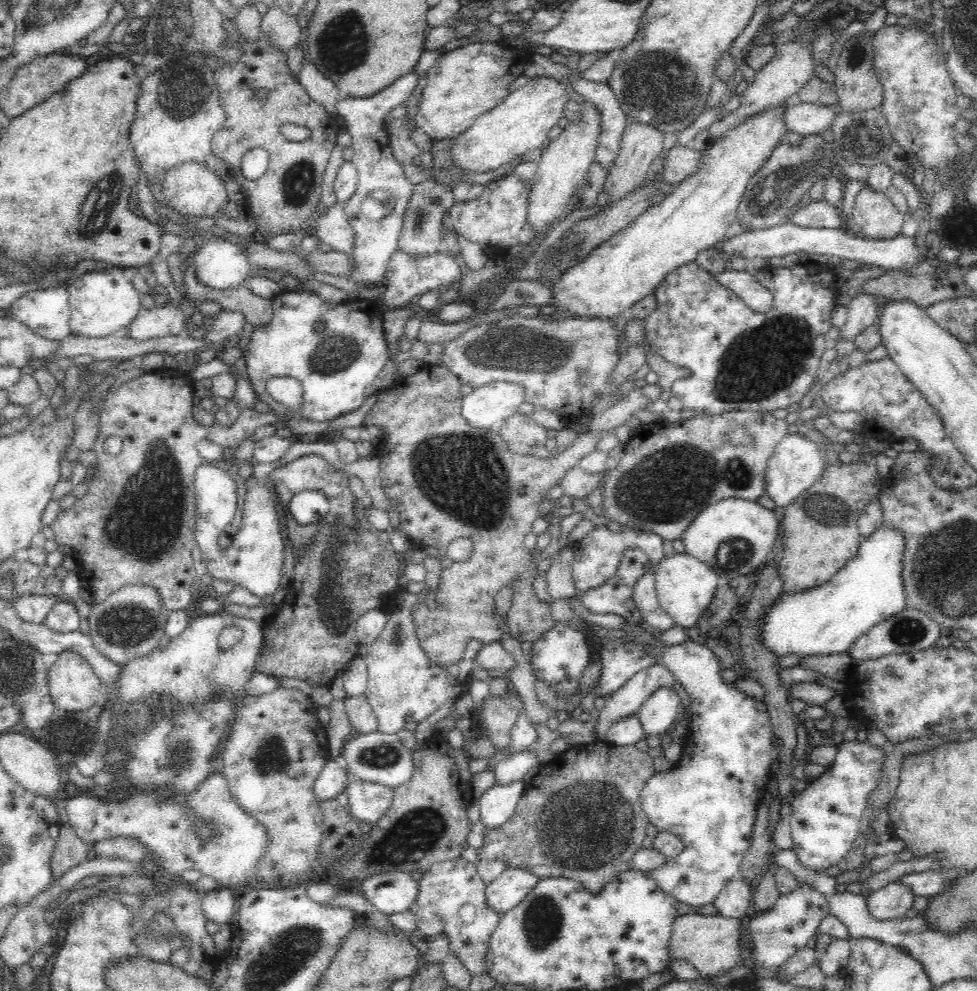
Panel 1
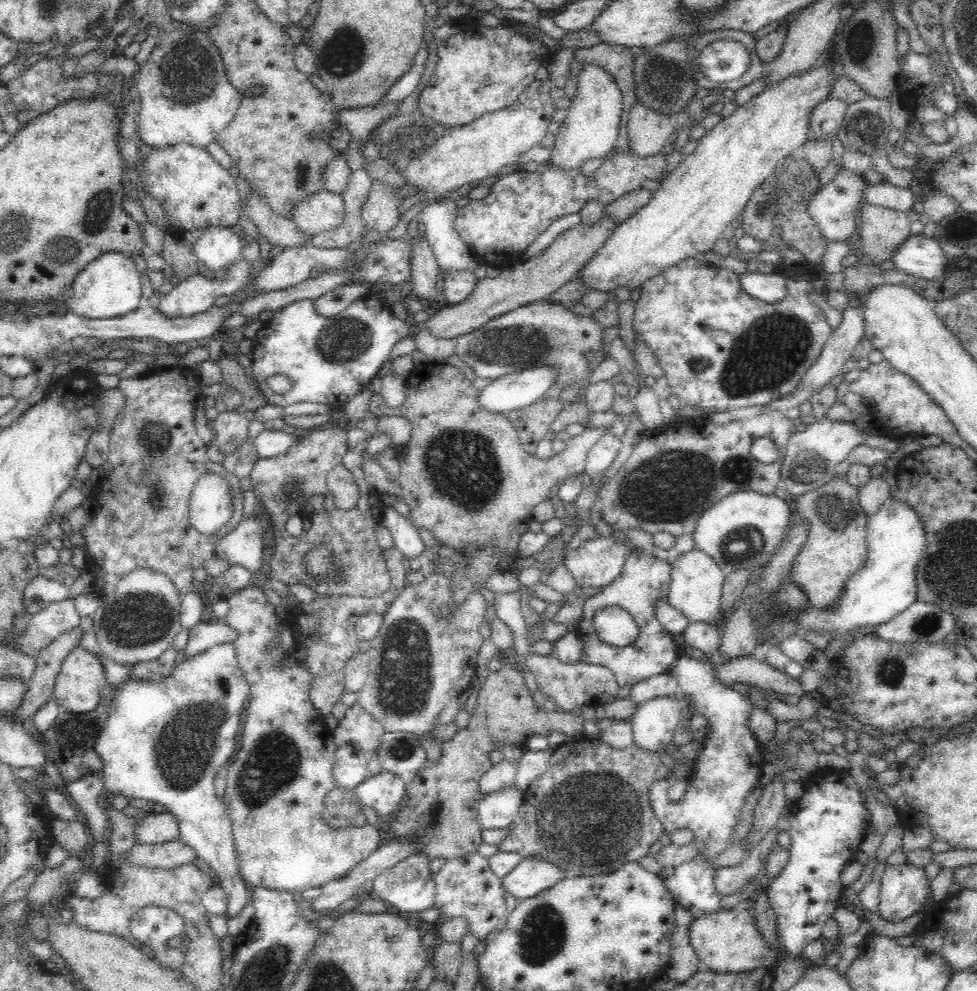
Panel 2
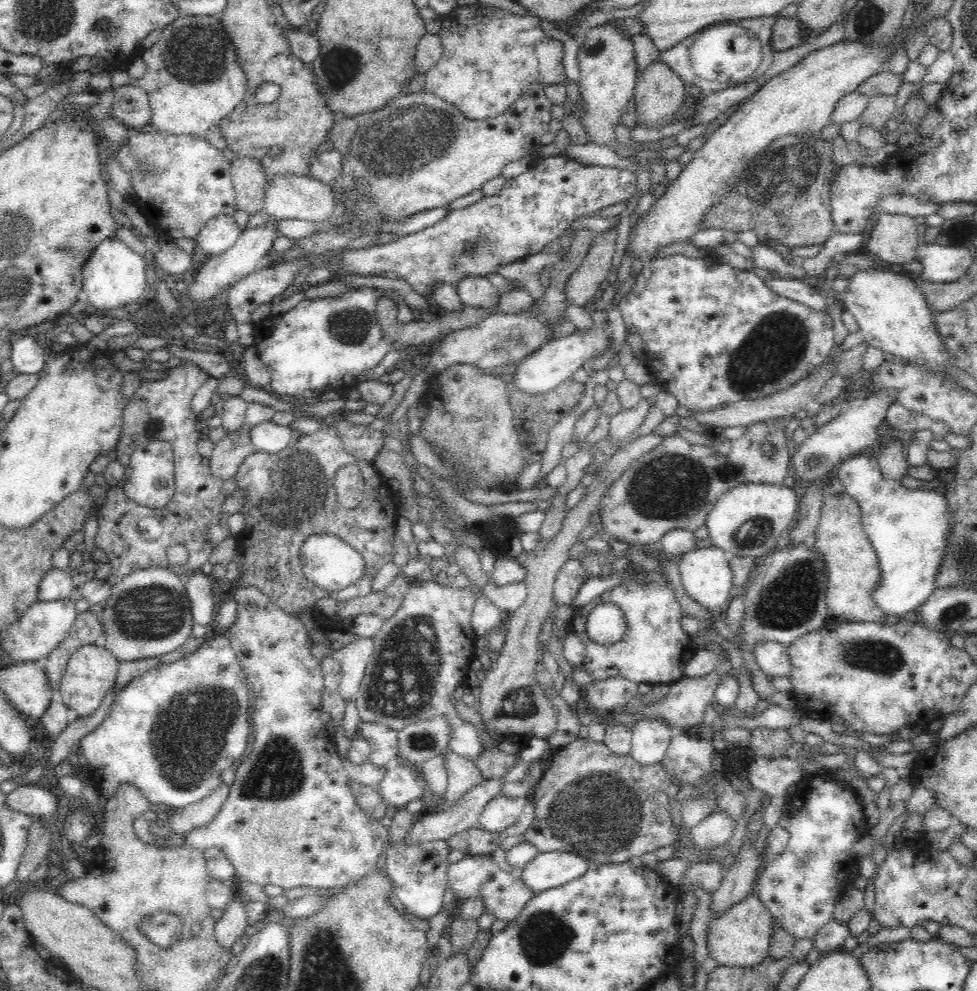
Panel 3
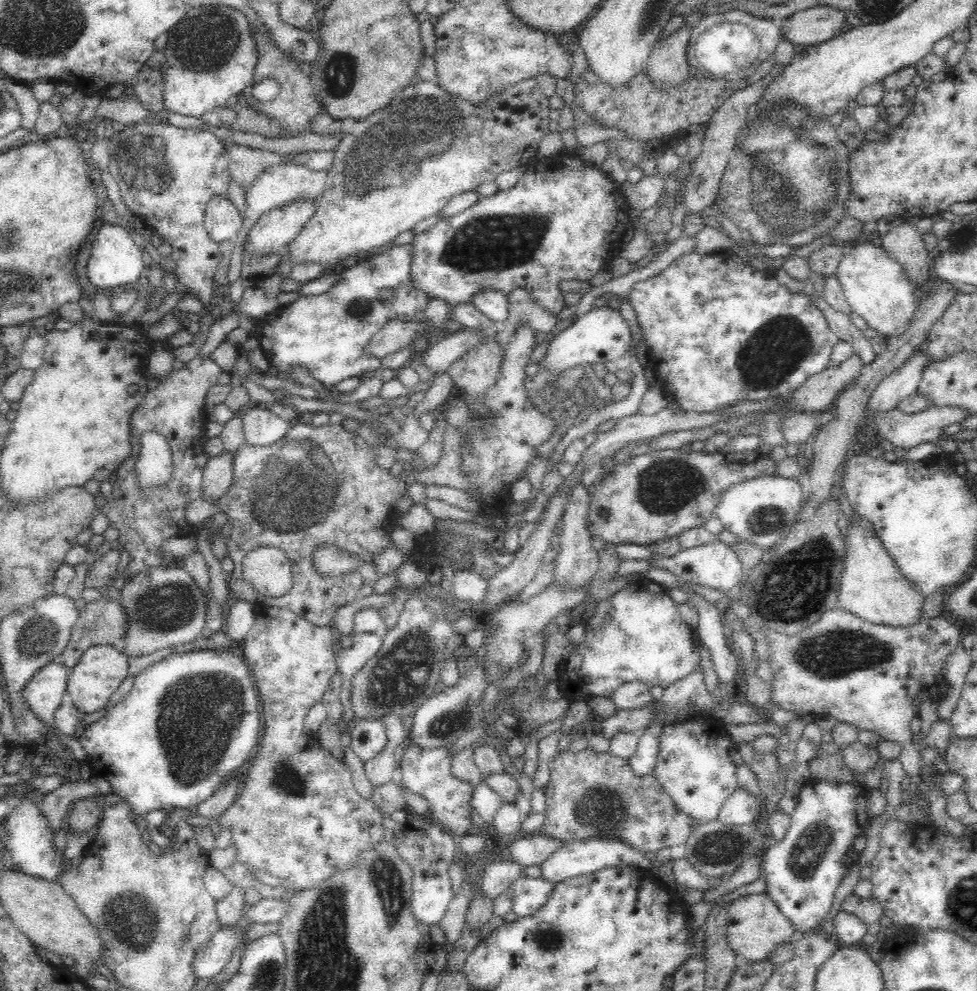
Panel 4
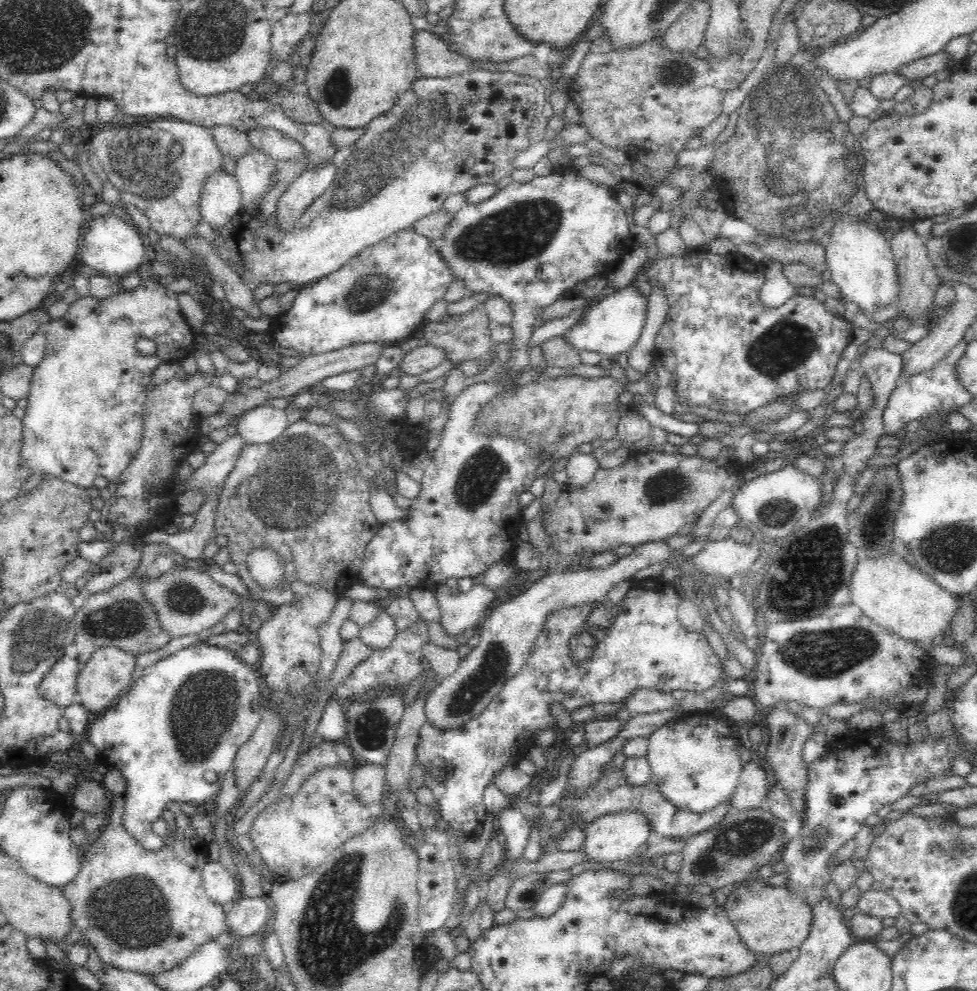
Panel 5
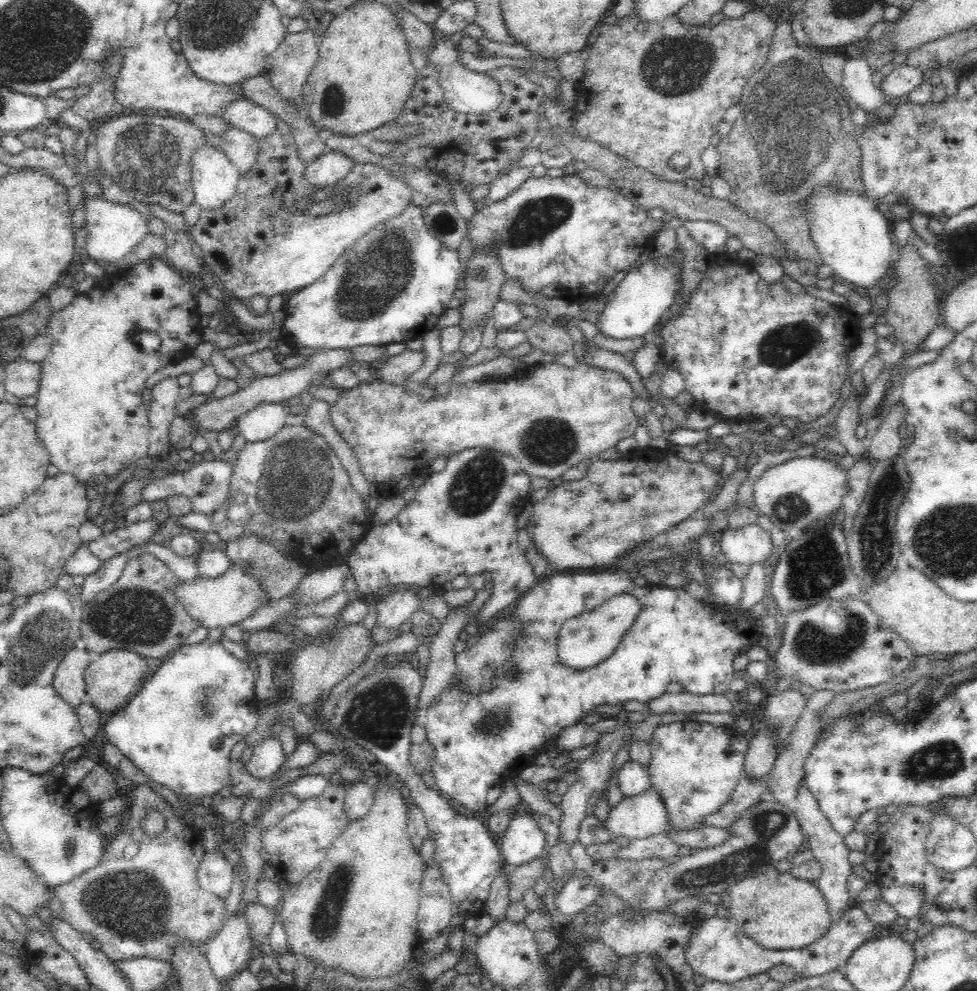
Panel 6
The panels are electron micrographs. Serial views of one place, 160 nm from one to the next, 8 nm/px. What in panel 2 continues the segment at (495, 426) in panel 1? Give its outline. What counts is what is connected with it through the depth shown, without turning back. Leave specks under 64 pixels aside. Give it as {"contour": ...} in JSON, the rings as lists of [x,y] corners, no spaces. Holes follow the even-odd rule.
{"contour":[[[532,367],[500,376],[478,392],[480,409],[506,414],[538,401],[555,382],[556,369]]]}

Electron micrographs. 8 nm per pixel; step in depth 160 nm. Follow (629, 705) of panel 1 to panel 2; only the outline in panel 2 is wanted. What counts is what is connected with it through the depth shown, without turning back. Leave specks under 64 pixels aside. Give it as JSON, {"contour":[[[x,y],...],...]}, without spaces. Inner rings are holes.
{"contour":[[[667,671],[650,676],[650,678],[644,678],[644,680],[636,682],[636,684],[632,684],[626,699],[633,706],[639,707],[652,698],[670,696],[672,694],[679,695],[680,687],[676,678]]]}

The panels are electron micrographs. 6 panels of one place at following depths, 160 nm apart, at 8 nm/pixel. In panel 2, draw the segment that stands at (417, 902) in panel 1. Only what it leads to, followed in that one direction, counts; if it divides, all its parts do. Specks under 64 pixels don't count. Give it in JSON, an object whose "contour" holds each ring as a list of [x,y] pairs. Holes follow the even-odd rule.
{"contour":[[[477,852],[446,861],[434,874],[436,894],[432,898],[432,908],[439,912],[439,918],[445,918],[446,921],[454,917],[464,917],[464,920],[468,921],[468,933],[474,935],[478,944],[484,941],[486,936],[500,929],[508,914],[501,878],[492,873],[487,859]]]}

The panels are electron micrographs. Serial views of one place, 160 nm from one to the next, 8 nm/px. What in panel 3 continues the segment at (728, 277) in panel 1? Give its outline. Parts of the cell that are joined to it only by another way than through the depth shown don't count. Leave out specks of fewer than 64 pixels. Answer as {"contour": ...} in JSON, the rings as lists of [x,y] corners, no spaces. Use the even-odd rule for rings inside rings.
{"contour":[[[773,275],[764,281],[764,285],[768,289],[772,289],[776,295],[805,304],[818,313],[828,310],[828,300],[820,296],[817,286],[812,282],[786,279]]]}

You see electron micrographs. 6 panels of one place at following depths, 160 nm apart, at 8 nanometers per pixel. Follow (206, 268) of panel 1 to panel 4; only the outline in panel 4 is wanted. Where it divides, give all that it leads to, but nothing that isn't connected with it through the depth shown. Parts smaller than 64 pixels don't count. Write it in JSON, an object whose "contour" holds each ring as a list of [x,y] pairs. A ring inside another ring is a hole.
{"contour":[[[214,197],[205,210],[204,221],[209,238],[216,243],[234,240],[243,226],[243,215],[225,197]]]}

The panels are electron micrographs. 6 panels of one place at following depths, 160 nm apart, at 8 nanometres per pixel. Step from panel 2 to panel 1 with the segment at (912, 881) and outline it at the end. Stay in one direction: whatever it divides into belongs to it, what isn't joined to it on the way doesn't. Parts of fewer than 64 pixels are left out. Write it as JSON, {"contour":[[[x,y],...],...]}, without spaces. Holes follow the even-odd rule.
{"contour":[[[894,881],[866,896],[866,909],[876,920],[892,920],[906,915],[913,900],[912,891]]]}

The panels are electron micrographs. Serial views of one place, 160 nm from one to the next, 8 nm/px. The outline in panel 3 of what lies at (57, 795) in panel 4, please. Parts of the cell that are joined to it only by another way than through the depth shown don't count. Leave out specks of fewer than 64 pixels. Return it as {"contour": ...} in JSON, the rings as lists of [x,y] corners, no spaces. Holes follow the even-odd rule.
{"contour":[[[34,818],[30,834],[27,838],[24,856],[18,865],[16,881],[26,882],[32,873],[48,857],[51,847],[50,834]]]}

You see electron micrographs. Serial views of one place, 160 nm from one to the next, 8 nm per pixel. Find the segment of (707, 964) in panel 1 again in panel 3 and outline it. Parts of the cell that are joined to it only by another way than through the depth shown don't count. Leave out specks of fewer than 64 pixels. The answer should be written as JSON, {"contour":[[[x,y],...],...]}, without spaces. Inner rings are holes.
{"contour":[[[755,892],[740,900],[720,916],[708,921],[706,926],[706,951],[716,964],[730,967],[753,967],[760,964],[768,954],[770,932],[775,918],[768,912]]]}

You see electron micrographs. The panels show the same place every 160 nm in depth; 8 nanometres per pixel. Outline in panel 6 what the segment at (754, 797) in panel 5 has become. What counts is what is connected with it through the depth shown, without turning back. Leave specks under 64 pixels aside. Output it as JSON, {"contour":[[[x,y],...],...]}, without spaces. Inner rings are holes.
{"contour":[[[764,726],[759,727],[759,732],[749,741],[748,750],[745,753],[743,762],[743,774],[752,781],[759,781],[766,778],[772,770],[774,761],[776,760],[776,741],[774,737],[764,729]]]}

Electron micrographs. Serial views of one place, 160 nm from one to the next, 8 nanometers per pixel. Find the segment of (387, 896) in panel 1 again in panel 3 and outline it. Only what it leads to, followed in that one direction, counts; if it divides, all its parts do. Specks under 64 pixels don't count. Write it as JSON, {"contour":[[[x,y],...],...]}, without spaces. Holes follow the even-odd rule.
{"contour":[[[444,840],[426,841],[419,845],[406,845],[395,841],[386,846],[385,871],[388,873],[392,895],[396,896],[408,912],[423,919],[430,919],[441,911],[446,892],[446,868],[449,847]]]}

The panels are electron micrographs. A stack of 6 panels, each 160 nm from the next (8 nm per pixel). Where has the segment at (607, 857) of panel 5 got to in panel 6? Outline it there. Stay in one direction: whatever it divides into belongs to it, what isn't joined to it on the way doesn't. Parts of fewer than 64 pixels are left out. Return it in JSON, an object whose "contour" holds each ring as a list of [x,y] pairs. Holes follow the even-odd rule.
{"contour":[[[650,788],[640,795],[624,797],[610,808],[602,824],[610,833],[610,840],[623,844],[662,833],[666,811],[660,795]]]}

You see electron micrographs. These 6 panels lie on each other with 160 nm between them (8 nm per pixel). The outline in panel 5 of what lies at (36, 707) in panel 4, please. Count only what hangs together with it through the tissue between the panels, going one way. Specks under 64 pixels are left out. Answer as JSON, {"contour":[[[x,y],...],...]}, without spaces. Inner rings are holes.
{"contour":[[[74,642],[68,645],[63,656],[44,674],[38,685],[38,694],[60,709],[78,701],[76,676],[80,669]]]}

